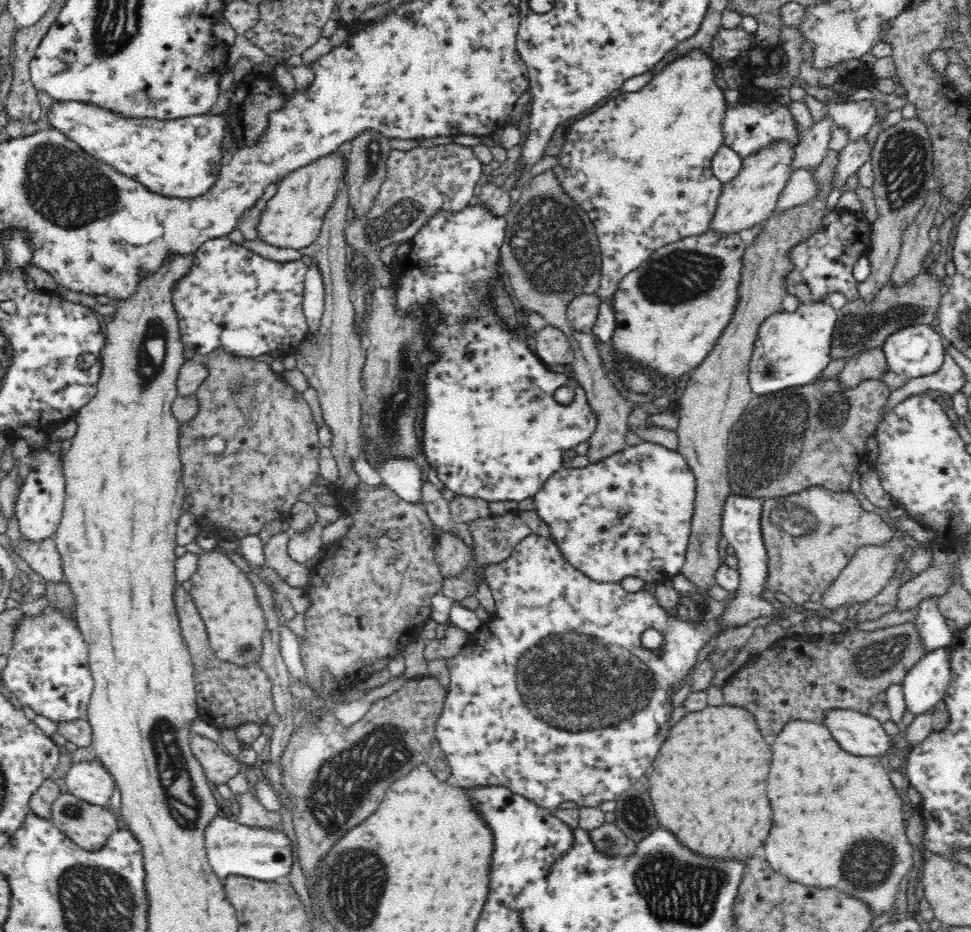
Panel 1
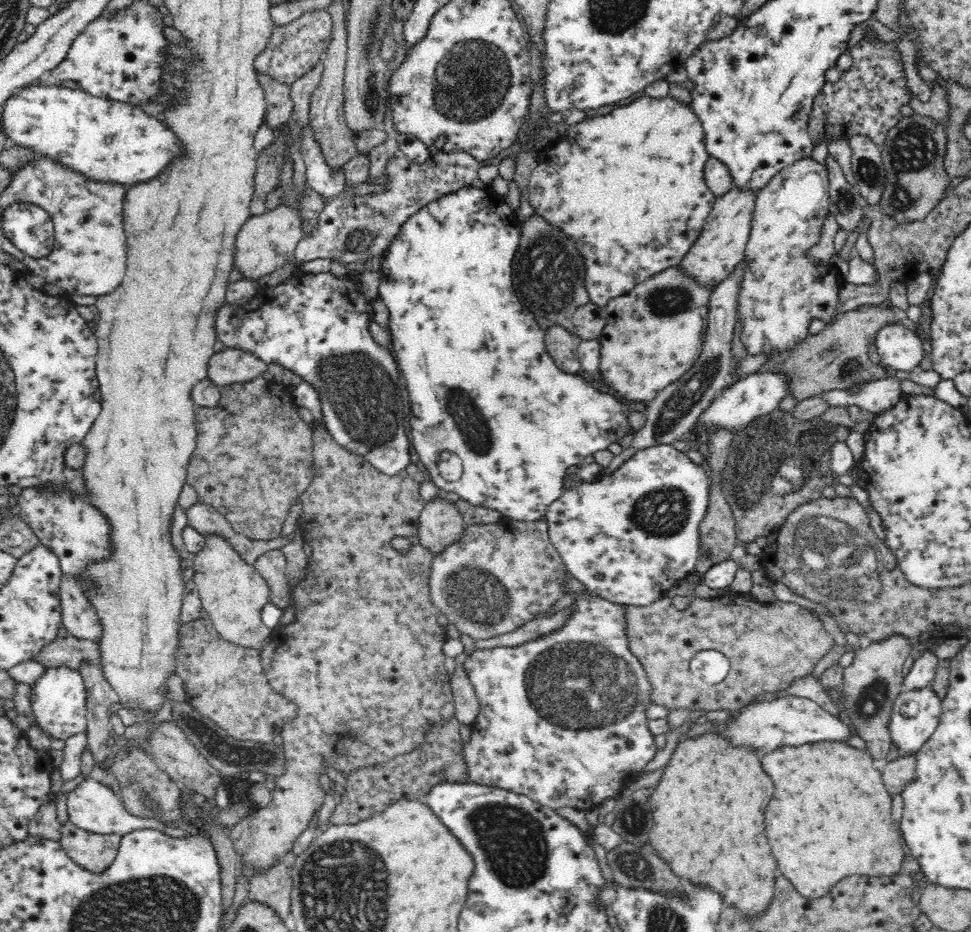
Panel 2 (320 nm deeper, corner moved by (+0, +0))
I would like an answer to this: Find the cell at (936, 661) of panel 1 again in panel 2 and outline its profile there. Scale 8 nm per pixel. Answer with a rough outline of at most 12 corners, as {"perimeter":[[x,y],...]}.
{"perimeter":[[930,686],[903,689],[889,732],[900,754],[916,754],[936,730],[942,700]]}

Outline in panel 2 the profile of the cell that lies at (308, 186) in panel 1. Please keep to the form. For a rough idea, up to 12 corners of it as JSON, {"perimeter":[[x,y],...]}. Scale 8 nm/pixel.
{"perimeter":[[282,203],[248,217],[233,266],[258,280],[290,262],[302,213]]}

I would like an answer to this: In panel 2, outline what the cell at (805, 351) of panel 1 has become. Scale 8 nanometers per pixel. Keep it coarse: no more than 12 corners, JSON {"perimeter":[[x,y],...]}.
{"perimeter":[[759,370],[723,390],[698,426],[738,432],[778,407],[790,373]]}

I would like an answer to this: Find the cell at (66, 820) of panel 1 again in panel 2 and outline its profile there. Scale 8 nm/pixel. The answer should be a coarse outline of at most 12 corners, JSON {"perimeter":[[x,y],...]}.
{"perimeter":[[61,824],[60,844],[79,866],[102,873],[114,862],[120,834]]}

